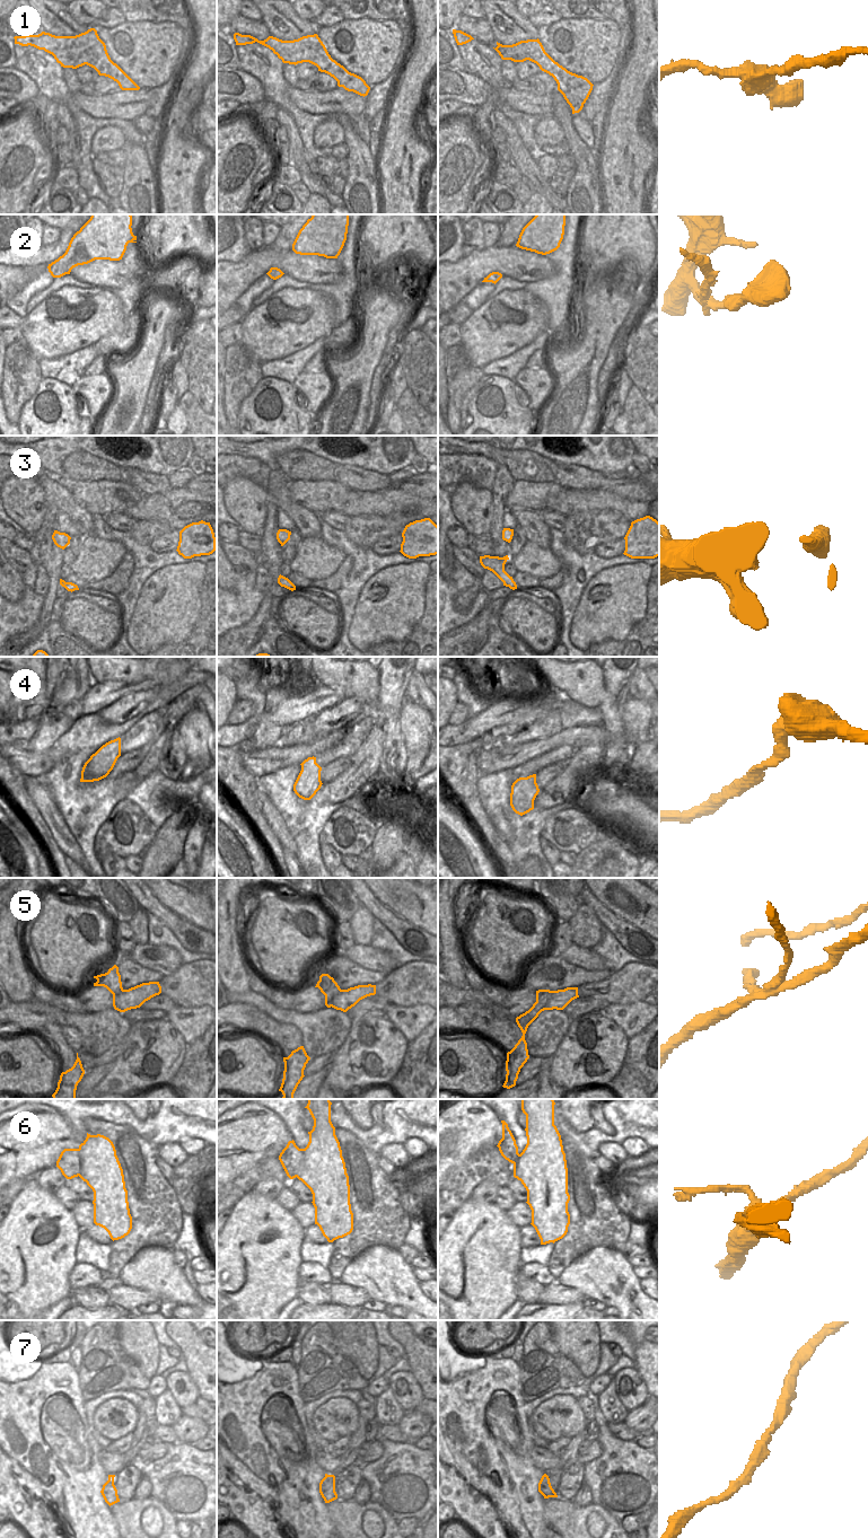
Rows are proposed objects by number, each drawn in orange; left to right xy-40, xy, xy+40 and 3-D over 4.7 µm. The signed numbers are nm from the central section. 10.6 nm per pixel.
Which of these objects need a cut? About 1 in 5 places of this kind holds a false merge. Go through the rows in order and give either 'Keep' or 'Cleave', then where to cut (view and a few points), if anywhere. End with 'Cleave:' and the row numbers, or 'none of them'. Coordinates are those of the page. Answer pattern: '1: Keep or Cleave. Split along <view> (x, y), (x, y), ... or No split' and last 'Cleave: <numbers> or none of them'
1: Keep. No split
2: Keep. No split
3: Keep. No split
4: Keep. No split
5: Cleave. Split along xy+40 (554, 991), (544, 1009)
6: Cleave. Split along xy (304, 1149), (301, 1169), (296, 1176)
7: Keep. No split
Cleave: 5, 6

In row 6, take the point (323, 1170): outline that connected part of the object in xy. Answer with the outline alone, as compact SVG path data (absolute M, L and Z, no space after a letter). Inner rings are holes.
M308 1099L305 1108L309 1110L314 1126L308 1132L309 1142L297 1176L313 1194L315 1224L328 1242L353 1230L349 1176L331 1122L331 1105L330 1099Z

